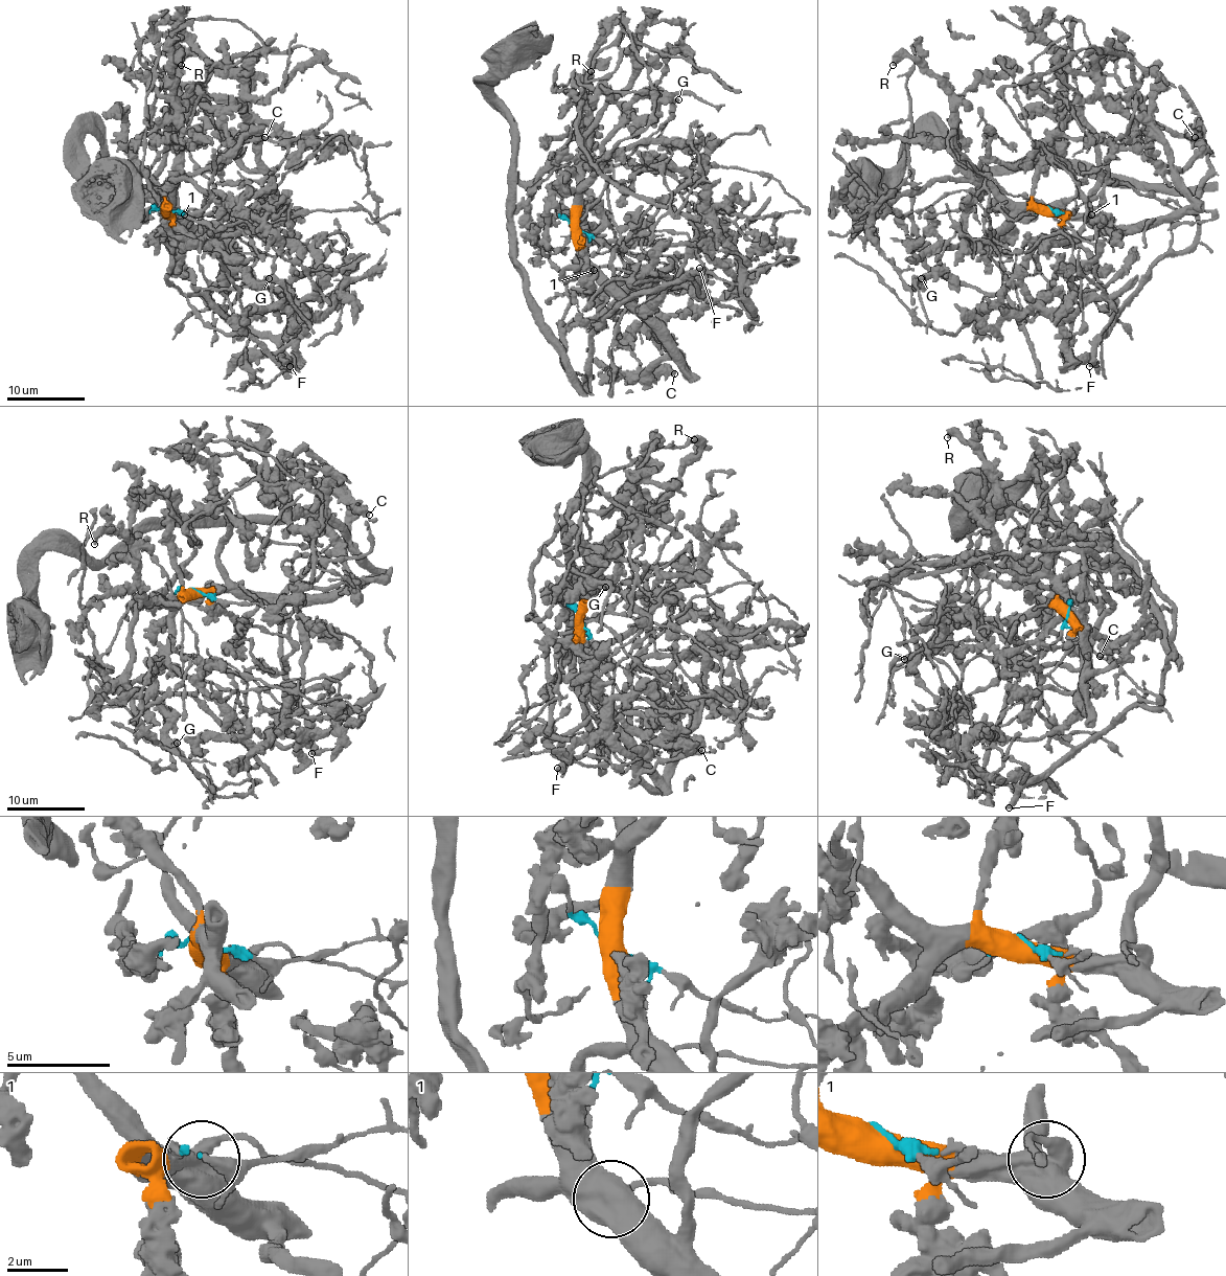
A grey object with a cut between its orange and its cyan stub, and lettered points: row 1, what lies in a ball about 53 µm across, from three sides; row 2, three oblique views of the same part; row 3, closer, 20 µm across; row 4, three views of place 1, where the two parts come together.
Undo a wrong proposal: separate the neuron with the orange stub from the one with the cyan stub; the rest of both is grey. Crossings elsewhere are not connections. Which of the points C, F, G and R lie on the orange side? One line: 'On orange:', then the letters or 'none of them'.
On orange: C, G, R

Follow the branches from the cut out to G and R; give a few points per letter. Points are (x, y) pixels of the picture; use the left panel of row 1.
G: (165, 209), (171, 210), (171, 219), (197, 244), (210, 244), (228, 264), (254, 279), (270, 277)
R: (165, 209), (179, 150), (179, 100), (174, 92), (174, 67), (181, 58), (181, 65)

